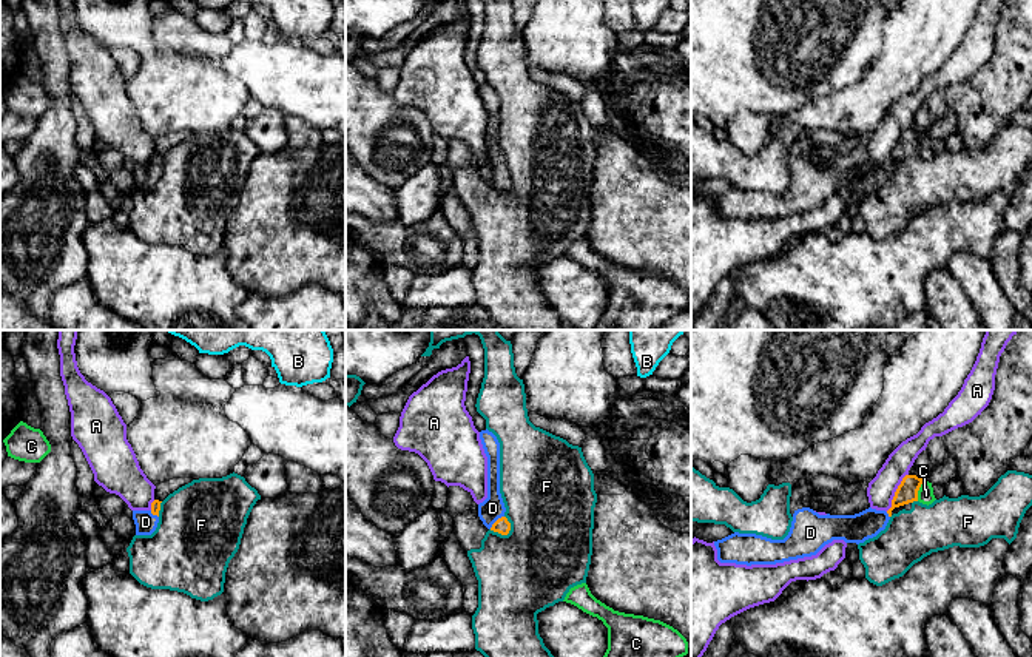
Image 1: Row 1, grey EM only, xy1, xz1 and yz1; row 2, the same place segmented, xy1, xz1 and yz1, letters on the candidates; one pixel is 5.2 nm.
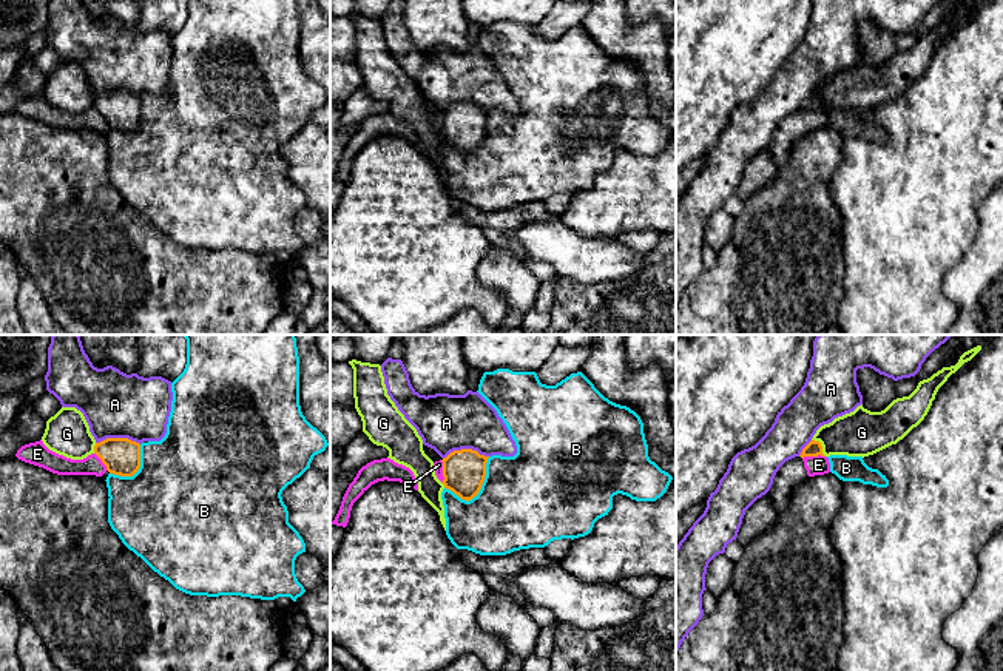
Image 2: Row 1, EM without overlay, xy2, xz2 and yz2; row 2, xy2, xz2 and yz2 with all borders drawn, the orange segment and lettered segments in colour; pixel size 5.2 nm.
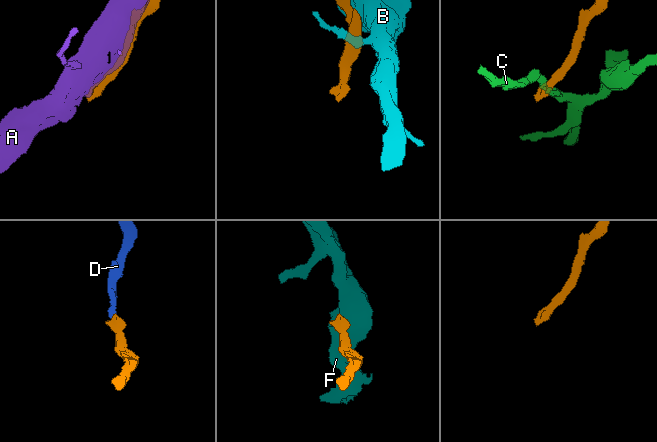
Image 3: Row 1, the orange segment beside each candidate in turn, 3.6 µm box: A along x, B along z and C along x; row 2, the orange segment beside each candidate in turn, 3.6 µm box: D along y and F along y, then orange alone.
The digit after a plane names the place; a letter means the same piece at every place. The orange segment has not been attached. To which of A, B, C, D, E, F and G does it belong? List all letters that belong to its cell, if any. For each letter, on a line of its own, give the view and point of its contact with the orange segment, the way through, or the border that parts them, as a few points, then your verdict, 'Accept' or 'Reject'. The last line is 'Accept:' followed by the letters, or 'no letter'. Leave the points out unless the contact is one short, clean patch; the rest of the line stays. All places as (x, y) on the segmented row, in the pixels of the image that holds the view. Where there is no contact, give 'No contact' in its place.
A: Touches orange at xz2 (465, 449). Reject
B: Touches orange at xz2 (479, 491). Reject
C: Touches orange at yz1 (918, 489). Boundary: yz1 (926, 480), (918, 491), (917, 500). Reject
D: Touches orange at xz1 (495, 522). Path across: xz1 (502, 525), (495, 522), (492, 508). Accept
E: Touches orange at xz2 (443, 471). Boundary: xz2 (440, 460), (443, 482). Reject
F: Touches orange at xz1 (503, 534). Boundary: xz1 (511, 523), (511, 529), (506, 534), (489, 529). Reject
G: Touches orange at yz2 (821, 446). Boundary: yz2 (812, 438), (820, 443), (826, 455). Reject
Accept: D

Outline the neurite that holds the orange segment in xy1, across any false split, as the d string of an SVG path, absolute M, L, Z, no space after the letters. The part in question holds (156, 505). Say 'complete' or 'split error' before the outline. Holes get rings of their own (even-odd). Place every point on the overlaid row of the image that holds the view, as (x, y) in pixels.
split error; M154 500L150 510L133 510L136 535L151 535L156 531L159 523L160 503L162 501Z

